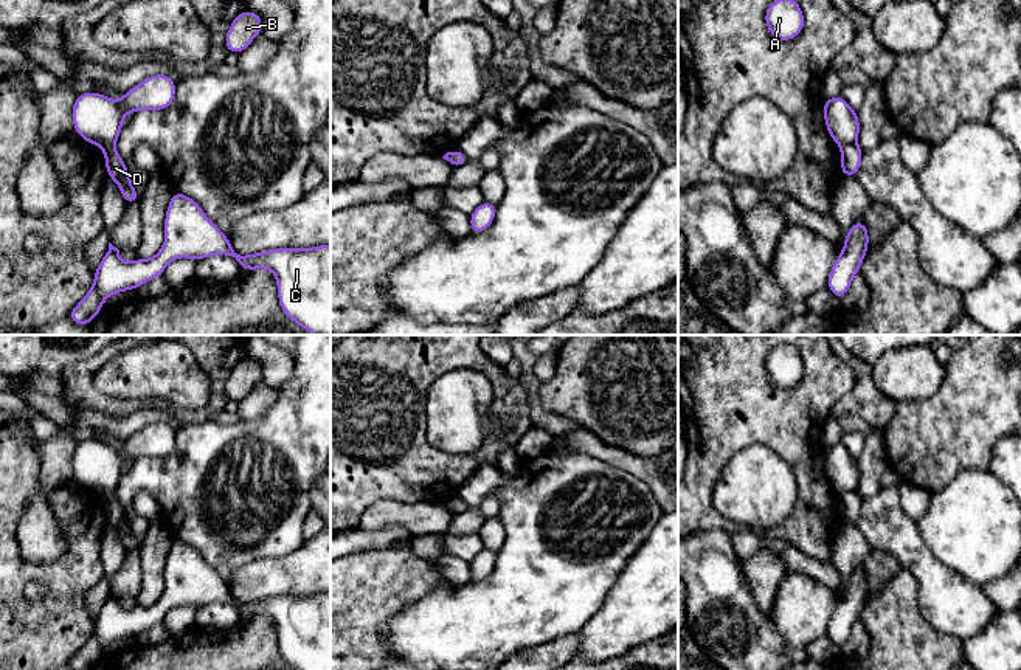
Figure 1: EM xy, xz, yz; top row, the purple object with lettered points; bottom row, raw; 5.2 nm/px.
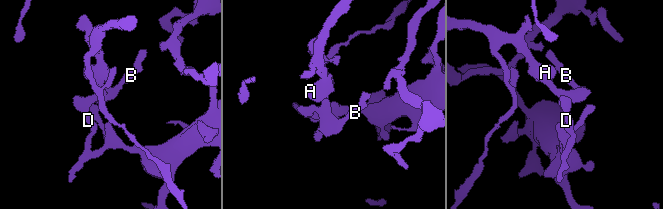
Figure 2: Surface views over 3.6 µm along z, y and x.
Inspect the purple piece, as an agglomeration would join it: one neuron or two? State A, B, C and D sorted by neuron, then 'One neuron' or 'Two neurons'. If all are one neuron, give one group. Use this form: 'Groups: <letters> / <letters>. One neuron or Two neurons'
Groups: A B / C D. Two neurons

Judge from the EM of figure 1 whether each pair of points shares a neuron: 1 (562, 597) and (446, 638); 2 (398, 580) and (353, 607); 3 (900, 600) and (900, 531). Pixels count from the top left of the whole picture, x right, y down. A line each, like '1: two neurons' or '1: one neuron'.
1: one neuron
2: one neuron
3: two neurons

